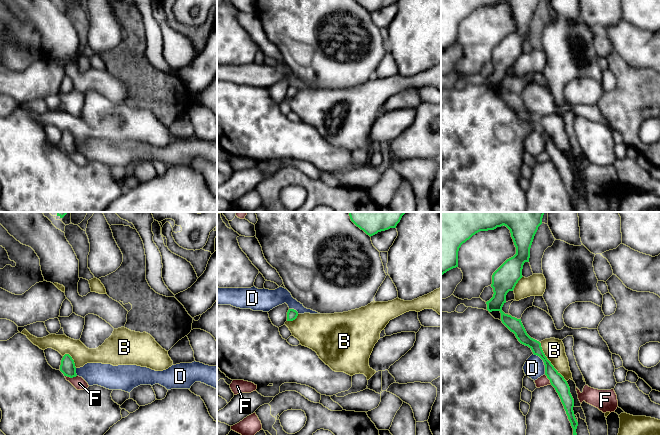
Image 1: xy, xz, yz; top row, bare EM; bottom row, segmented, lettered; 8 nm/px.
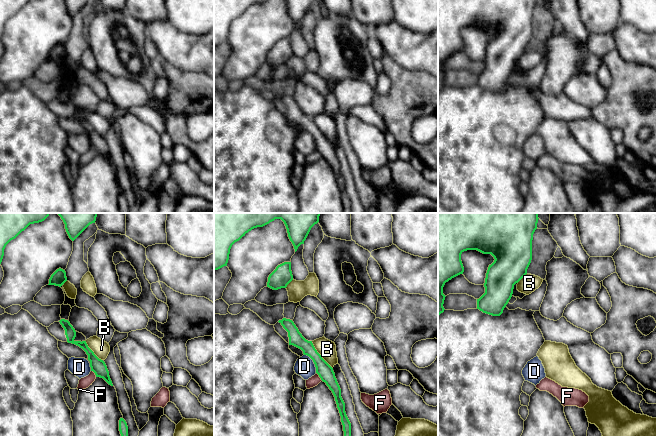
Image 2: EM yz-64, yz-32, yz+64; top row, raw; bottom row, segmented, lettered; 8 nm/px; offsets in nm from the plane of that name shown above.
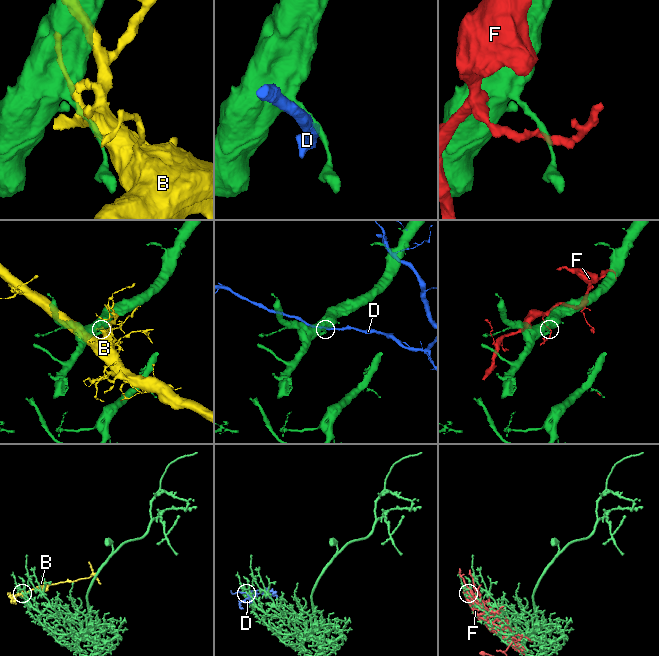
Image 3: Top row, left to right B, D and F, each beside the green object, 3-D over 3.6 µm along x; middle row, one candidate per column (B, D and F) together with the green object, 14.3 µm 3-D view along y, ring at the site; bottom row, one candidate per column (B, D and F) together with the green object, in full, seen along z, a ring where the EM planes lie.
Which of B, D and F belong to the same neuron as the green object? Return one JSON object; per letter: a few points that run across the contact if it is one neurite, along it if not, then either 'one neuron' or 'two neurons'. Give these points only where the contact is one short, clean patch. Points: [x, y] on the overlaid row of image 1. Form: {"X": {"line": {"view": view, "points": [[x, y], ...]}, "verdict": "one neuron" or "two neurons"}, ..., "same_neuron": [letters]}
{"B": {"verdict": "two neurons"}, "D": {"line": {"view": "yz", "points": [[533, 353], [542, 360], [545, 374]]}, "verdict": "two neurons"}, "F": {"verdict": "two neurons"}, "same_neuron": []}

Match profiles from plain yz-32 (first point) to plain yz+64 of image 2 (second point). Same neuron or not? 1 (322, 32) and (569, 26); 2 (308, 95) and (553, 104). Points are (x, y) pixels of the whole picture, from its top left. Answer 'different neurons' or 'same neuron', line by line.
1: different neurons
2: same neuron

